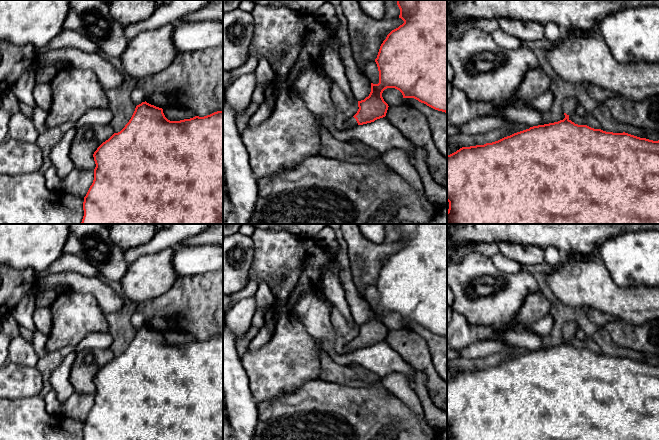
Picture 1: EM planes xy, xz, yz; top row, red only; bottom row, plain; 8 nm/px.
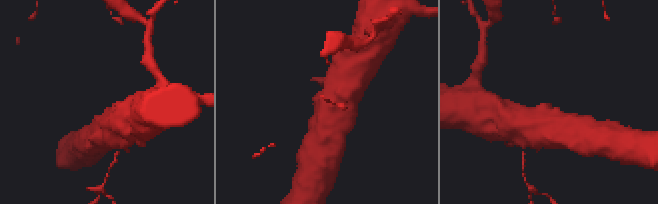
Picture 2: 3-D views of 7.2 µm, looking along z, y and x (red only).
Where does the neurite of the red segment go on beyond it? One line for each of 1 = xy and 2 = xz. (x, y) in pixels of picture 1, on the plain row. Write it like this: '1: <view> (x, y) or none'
1: none
2: xz (352, 346)

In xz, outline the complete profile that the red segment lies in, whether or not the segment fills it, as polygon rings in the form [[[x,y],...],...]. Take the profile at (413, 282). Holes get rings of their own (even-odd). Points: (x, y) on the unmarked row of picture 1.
[[[397,224],[397,229],[400,233],[399,242],[401,242],[404,247],[398,252],[392,254],[381,268],[377,282],[375,283],[379,295],[379,307],[371,307],[371,316],[369,320],[364,324],[358,325],[359,333],[357,337],[347,345],[347,348],[350,351],[371,347],[386,340],[389,330],[384,325],[382,317],[387,312],[395,312],[399,314],[402,317],[403,322],[414,322],[435,334],[447,337],[447,224]]]

